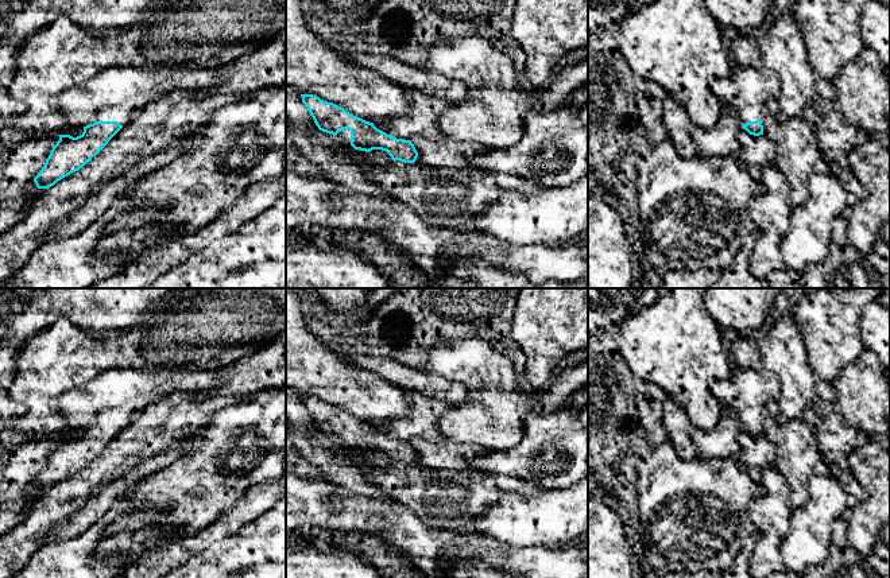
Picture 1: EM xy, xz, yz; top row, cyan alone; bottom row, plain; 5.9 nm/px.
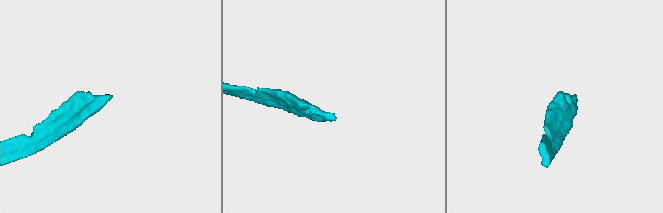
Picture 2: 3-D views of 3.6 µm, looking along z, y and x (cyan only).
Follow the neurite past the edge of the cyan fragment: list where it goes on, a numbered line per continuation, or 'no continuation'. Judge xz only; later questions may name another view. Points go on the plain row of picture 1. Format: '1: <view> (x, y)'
1: xz (344, 438)

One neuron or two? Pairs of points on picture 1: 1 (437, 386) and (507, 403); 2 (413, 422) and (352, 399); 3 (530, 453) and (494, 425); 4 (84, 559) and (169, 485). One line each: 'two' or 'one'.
1: two
2: two
3: two
4: one

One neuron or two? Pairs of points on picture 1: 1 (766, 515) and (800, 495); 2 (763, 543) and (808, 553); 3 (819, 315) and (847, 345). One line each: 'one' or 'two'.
1: two
2: two
3: one

